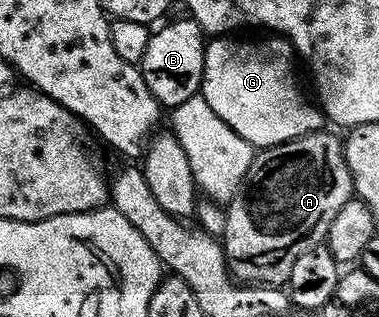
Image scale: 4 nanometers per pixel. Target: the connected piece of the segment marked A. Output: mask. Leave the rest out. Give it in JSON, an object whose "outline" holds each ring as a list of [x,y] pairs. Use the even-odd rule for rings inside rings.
{"outline":[[[324,128],[313,130],[302,135],[301,138],[292,138],[289,142],[283,142],[277,146],[266,146],[259,152],[253,153],[250,168],[244,179],[240,181],[240,186],[234,192],[234,196],[226,203],[225,210],[228,211],[224,214],[222,245],[224,247],[224,258],[228,261],[228,269],[233,279],[244,284],[283,287],[290,276],[290,268],[294,268],[294,260],[298,260],[298,256],[302,256],[302,252],[321,245],[327,239],[330,220],[334,220],[334,216],[338,216],[338,212],[342,212],[342,204],[346,204],[354,197],[352,177],[350,176],[350,168],[344,159],[344,144],[341,135],[339,133],[336,133],[337,135],[327,134],[326,131],[327,129]]]}

